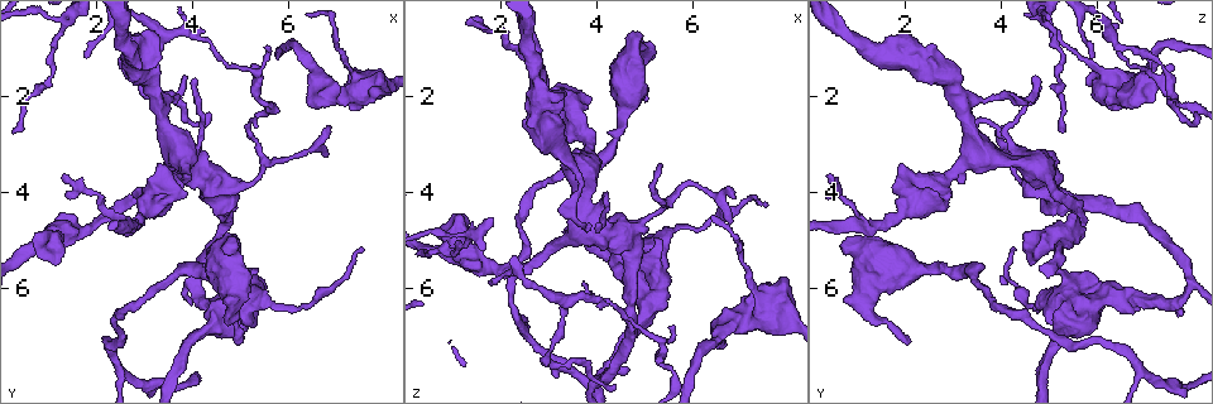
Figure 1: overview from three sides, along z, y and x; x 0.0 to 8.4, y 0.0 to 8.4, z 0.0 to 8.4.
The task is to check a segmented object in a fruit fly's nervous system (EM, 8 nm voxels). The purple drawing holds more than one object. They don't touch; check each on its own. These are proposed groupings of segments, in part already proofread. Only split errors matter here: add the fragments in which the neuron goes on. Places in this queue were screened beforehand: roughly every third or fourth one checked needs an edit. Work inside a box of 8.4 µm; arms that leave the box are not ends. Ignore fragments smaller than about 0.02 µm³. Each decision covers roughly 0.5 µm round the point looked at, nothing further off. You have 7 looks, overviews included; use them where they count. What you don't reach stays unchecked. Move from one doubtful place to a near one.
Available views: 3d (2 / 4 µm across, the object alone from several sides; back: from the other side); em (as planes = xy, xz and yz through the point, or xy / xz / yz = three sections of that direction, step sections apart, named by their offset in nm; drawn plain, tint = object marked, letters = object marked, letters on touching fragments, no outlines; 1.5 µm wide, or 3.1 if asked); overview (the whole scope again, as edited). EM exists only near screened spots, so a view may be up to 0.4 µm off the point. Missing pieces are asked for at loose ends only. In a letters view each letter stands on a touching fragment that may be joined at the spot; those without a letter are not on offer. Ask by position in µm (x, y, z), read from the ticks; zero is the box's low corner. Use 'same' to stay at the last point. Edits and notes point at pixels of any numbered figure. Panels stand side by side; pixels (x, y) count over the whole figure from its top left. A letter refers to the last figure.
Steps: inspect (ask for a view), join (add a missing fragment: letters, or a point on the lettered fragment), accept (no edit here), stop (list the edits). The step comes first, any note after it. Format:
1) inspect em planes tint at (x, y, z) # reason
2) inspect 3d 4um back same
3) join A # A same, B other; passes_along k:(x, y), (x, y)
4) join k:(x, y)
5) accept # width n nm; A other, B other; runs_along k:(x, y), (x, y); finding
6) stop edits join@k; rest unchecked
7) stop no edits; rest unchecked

inspect 3d 2um at (4.85, 5.05, 0.70) # an open end

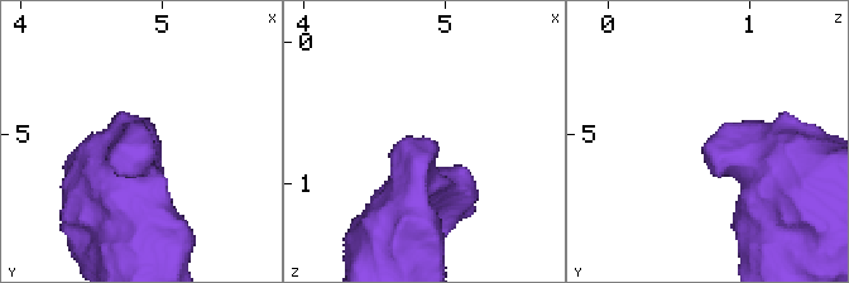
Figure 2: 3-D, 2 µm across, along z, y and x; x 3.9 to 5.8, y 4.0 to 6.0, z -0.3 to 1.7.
inspect em planes tint at (4.92, 5.00, 0.76)

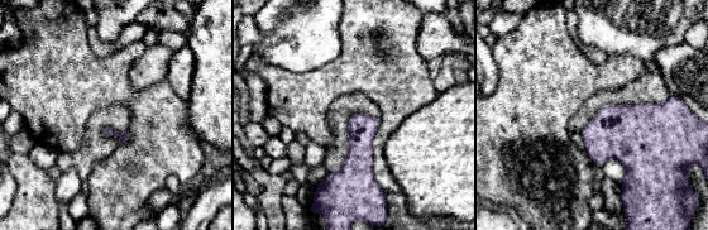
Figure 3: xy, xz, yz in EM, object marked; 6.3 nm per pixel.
inspect em planes letters same # see the neighbours

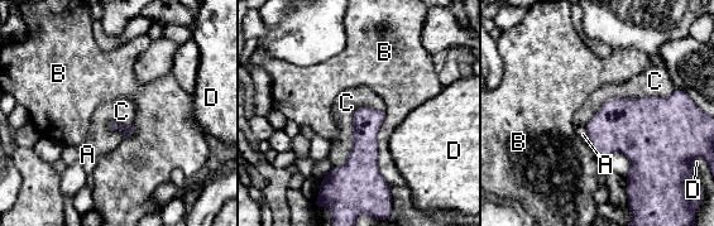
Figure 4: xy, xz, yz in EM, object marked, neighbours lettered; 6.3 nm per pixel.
accept # longest_contact C 650 nm; A other, B other, C other, D other; border 4:(384, 111), (378, 171), (391, 186); none of them fits

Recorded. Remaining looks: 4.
inspect 3d 4um at (5.00, 7.10, 2.00) # thin end

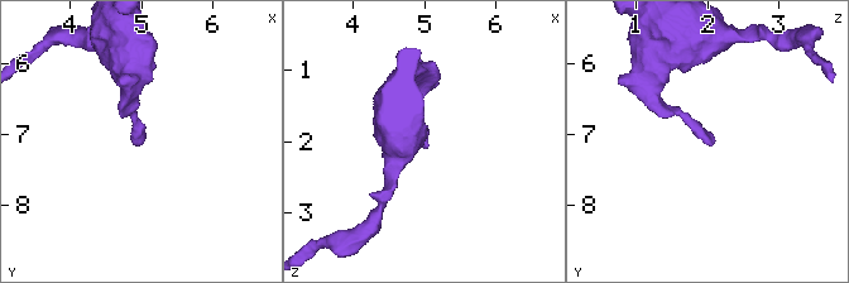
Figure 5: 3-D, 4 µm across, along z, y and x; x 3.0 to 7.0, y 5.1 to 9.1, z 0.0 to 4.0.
inspect em xy step 4 tint at (5.05, 7.15, 2.00)

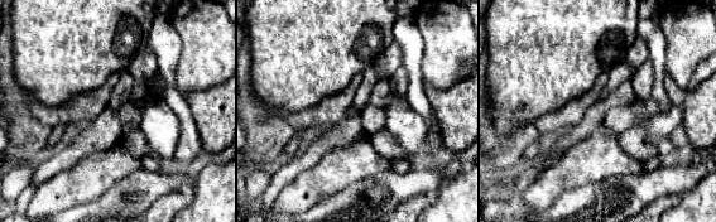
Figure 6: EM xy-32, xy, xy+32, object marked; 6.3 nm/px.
inspect em planes letters same # another direction

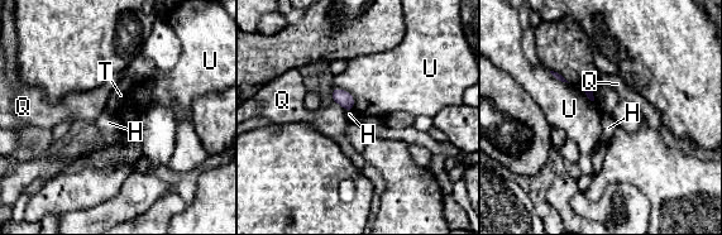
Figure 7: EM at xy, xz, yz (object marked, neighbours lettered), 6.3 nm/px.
accept # H other, Q other, T other, U other; none of them fits

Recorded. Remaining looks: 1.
stop no edits; rest unchecked

